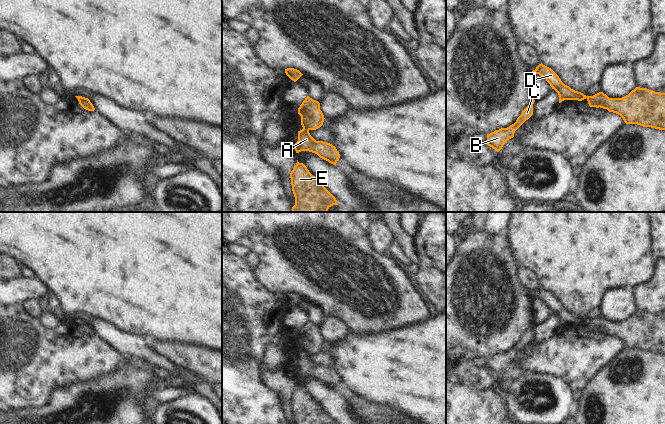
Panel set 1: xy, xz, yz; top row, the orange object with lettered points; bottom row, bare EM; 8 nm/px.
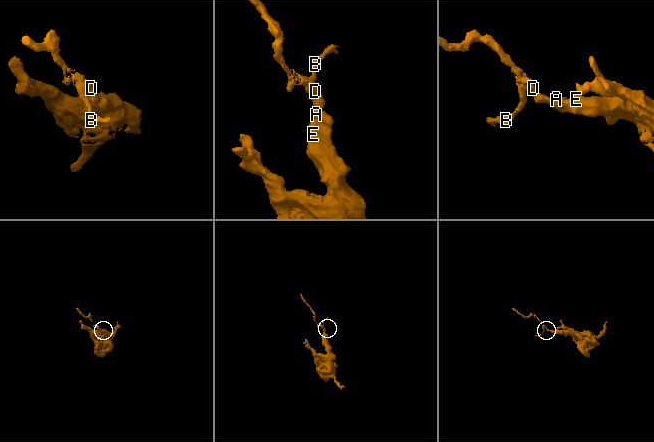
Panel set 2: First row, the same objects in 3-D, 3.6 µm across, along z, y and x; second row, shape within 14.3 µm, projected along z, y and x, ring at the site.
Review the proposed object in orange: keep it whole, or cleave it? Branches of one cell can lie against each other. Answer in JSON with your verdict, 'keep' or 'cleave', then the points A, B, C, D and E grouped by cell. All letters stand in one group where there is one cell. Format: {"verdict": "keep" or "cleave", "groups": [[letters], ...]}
{"verdict": "cleave", "groups": [["A", "E"], ["B", "C", "D"]]}

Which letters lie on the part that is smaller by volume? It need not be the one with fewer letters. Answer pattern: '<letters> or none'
B, C, D.

